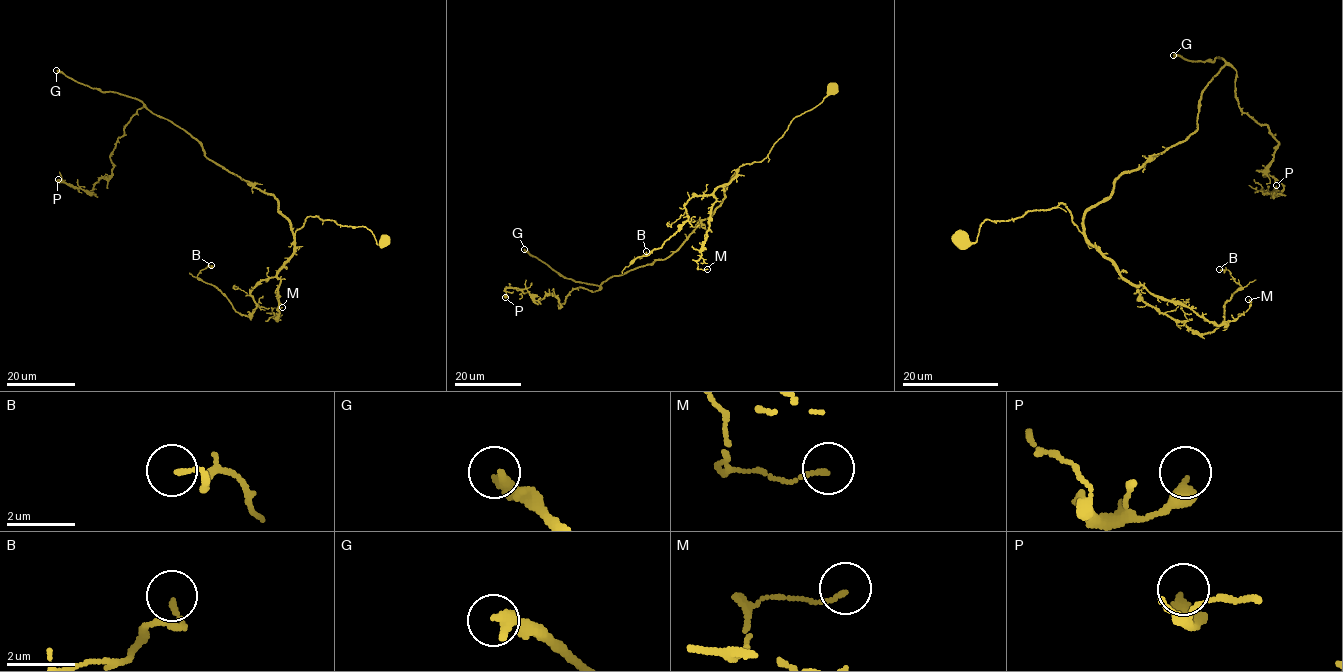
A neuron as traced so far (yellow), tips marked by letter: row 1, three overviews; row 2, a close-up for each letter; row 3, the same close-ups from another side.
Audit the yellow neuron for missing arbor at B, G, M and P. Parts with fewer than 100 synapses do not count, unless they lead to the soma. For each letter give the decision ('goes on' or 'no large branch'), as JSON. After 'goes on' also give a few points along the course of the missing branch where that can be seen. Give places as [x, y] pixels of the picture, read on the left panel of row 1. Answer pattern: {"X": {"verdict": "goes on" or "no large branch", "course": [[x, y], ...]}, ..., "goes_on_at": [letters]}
{"B": {"verdict": "no large branch"}, "G": {"verdict": "goes on"}, "M": {"verdict": "no large branch"}, "P": {"verdict": "no large branch"}, "goes_on_at": ["G"]}

